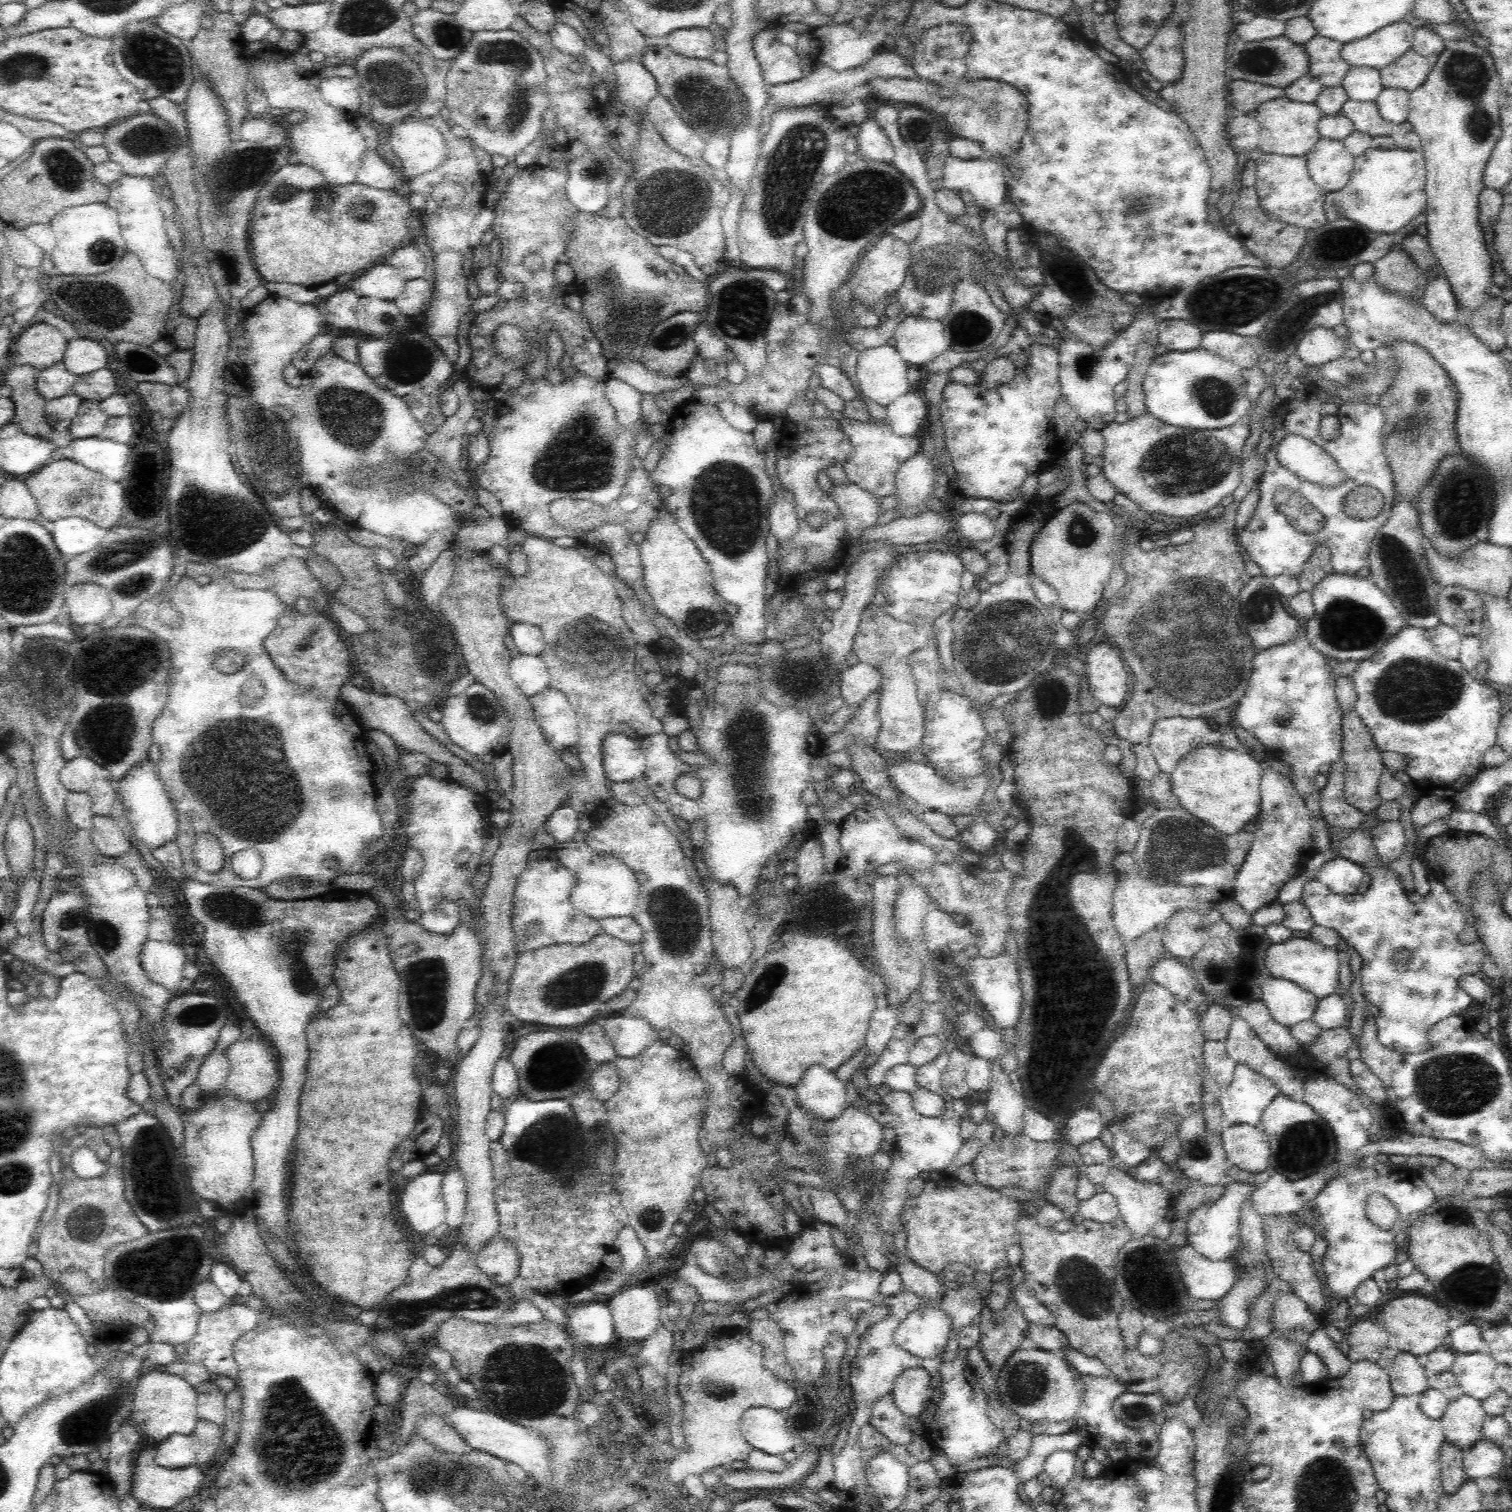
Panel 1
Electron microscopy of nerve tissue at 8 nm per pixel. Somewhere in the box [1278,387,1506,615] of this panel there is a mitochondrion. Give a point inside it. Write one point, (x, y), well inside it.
(1461, 502)

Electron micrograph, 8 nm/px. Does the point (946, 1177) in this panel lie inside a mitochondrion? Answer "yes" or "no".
no

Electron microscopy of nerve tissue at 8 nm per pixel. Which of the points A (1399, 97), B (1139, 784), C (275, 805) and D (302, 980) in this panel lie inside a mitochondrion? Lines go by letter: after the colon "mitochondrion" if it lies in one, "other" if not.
A: other
B: other
C: mitochondrion
D: other

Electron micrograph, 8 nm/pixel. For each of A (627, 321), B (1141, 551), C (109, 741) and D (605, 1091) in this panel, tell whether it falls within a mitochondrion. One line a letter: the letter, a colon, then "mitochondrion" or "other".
A: mitochondrion
B: other
C: mitochondrion
D: other

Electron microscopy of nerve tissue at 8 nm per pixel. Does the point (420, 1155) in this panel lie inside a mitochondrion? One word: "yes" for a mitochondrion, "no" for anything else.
no

